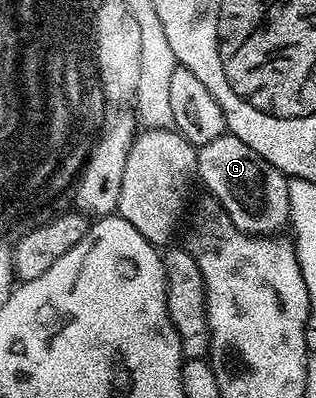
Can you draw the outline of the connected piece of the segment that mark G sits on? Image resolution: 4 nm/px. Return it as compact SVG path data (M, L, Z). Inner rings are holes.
M225 133L214 141L199 144L196 153L196 175L204 182L207 194L222 205L240 231L248 235L275 236L289 226L289 176L282 174L270 161L263 159L237 135Z

